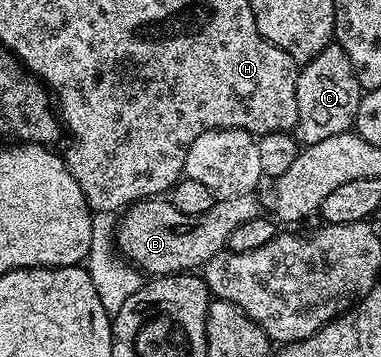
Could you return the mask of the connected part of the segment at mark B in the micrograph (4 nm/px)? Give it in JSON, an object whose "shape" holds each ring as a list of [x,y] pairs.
{"shape":[[[254,192],[237,193],[234,197],[216,200],[205,215],[181,215],[181,211],[177,211],[177,207],[173,207],[167,199],[134,202],[117,221],[115,244],[118,252],[147,275],[202,270],[203,264],[213,259],[213,255],[227,249],[229,235],[233,235],[239,224],[260,216],[261,209],[255,196]]]}

